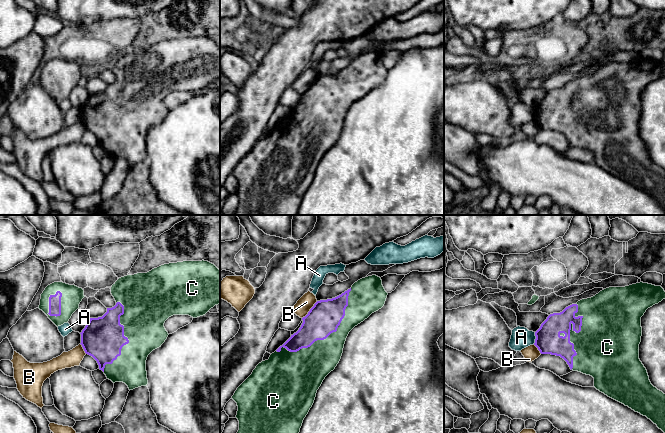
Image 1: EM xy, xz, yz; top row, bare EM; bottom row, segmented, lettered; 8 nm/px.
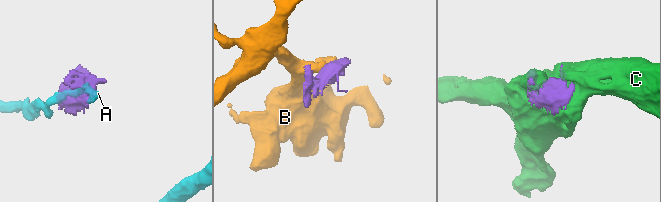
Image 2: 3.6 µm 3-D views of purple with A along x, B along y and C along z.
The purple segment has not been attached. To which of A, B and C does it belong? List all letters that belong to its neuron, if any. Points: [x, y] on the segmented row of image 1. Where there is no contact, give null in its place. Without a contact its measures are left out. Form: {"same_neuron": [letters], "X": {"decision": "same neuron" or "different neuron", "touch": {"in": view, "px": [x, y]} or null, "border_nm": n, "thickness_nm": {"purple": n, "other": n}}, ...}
{"same_neuron": ["C"], "A": {"decision": "different neuron", "touch": {"in": "yz", "px": [536, 338]}, "border_nm": 100, "thickness_nm": {"purple": 200, "other": 170}}, "B": {"decision": "different neuron", "touch": {"in": "xz", "px": [310, 310]}, "border_nm": 190, "thickness_nm": {"purple": 260, "other": 120}}, "C": {"decision": "same neuron", "touch": {"in": "xz", "px": [326, 337]}, "border_nm": 800, "thickness_nm": {"purple": 260, "other": 280}}}

